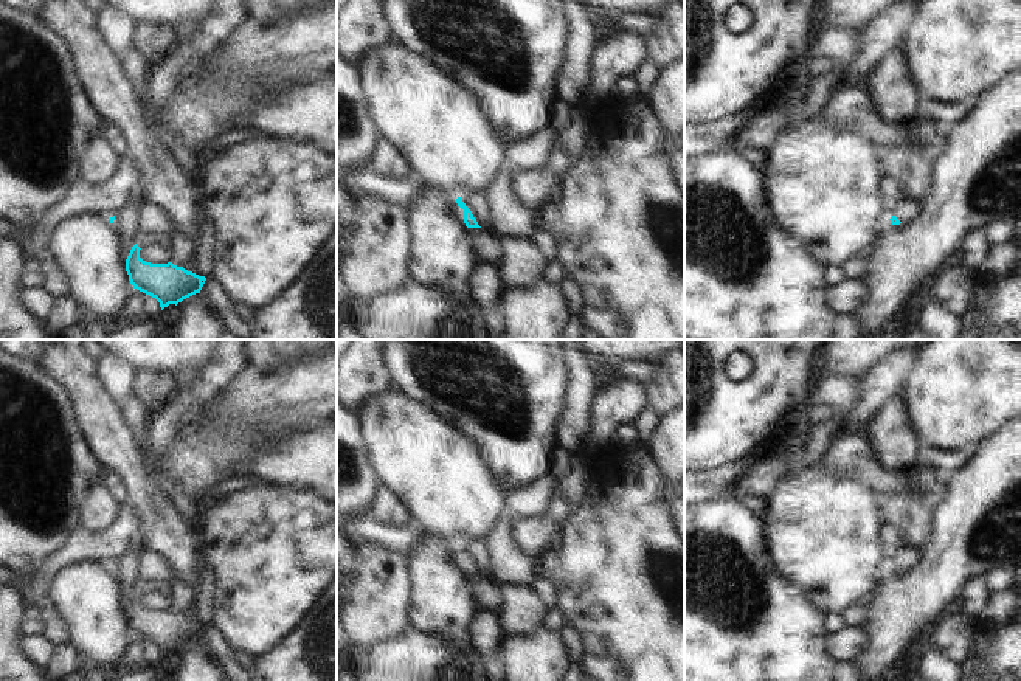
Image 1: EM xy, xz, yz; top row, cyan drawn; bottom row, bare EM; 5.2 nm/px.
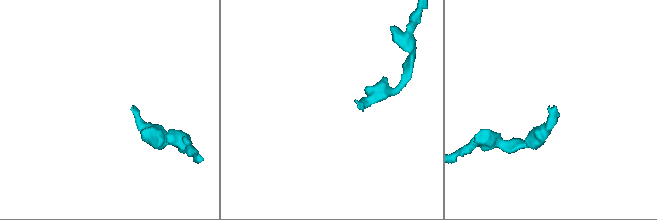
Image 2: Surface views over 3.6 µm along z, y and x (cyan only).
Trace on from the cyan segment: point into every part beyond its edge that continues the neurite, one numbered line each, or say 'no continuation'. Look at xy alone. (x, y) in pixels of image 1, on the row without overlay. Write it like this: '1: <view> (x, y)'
no continuation

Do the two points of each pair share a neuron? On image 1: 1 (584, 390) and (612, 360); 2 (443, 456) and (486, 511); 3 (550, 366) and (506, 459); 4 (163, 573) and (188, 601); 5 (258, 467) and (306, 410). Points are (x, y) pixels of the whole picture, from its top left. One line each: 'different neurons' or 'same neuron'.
1: different neurons
2: same neuron
3: same neuron
4: same neuron
5: different neurons

